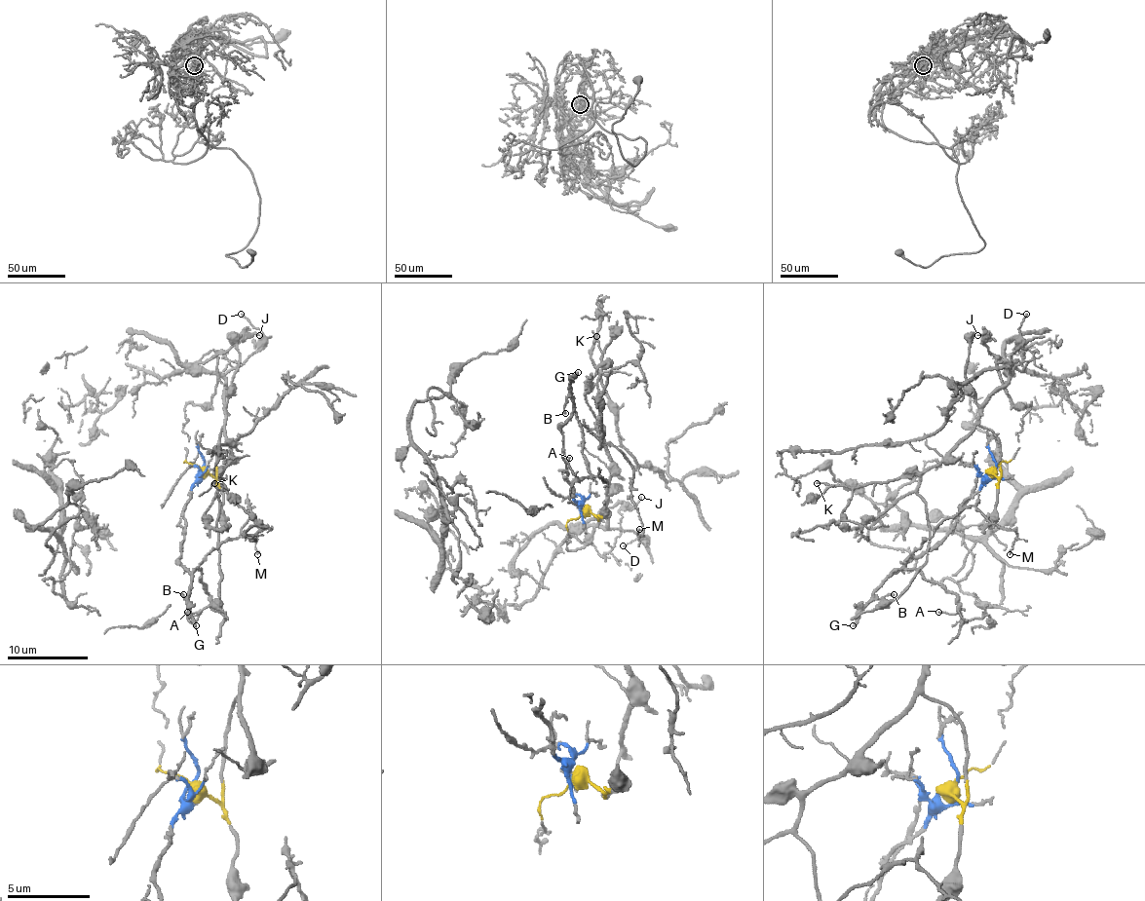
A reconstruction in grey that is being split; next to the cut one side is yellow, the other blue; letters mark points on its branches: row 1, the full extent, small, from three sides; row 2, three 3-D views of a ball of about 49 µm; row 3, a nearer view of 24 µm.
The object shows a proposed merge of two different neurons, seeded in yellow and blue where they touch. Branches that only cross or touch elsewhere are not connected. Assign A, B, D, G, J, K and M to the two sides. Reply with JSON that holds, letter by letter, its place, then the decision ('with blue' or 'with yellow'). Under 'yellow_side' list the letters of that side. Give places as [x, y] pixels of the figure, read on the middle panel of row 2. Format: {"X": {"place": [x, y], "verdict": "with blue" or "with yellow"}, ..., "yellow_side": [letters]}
{"A": {"place": [569, 458], "verdict": "with blue"}, "B": {"place": [565, 413], "verdict": "with blue"}, "D": {"place": [623, 545], "verdict": "with yellow"}, "G": {"place": [578, 372], "verdict": "with blue"}, "J": {"place": [641, 497], "verdict": "with yellow"}, "K": {"place": [596, 336], "verdict": "with yellow"}, "M": {"place": [639, 529], "verdict": "with blue"}, "yellow_side": ["D", "J", "K"]}

